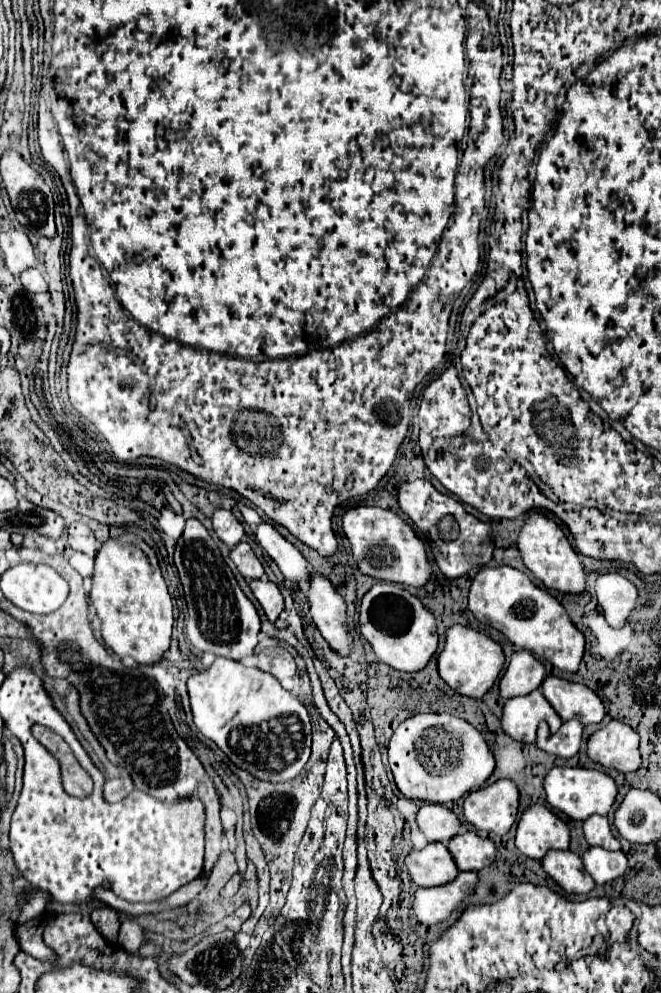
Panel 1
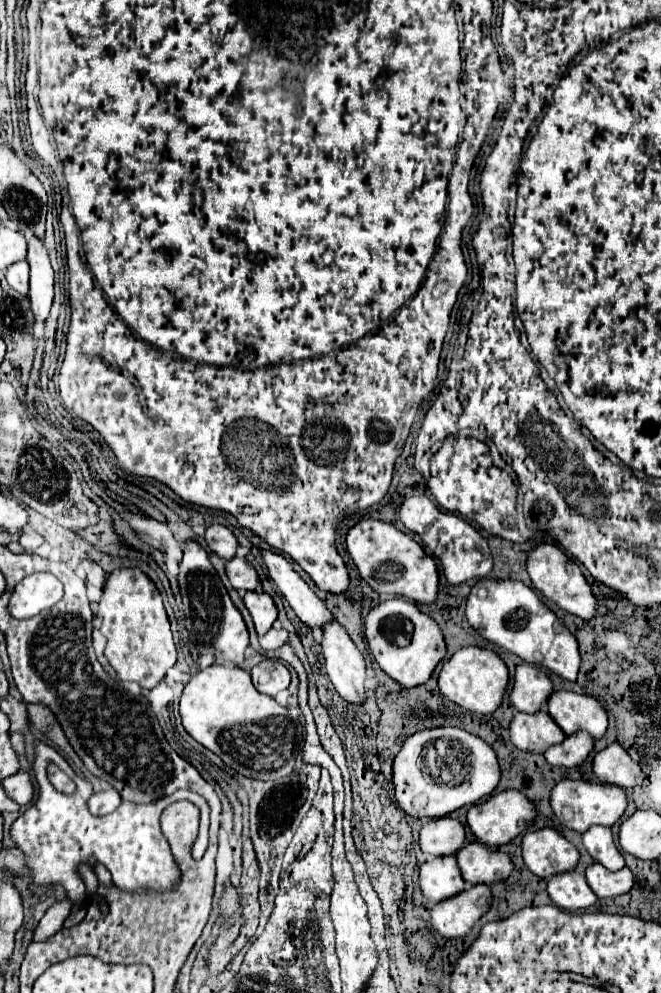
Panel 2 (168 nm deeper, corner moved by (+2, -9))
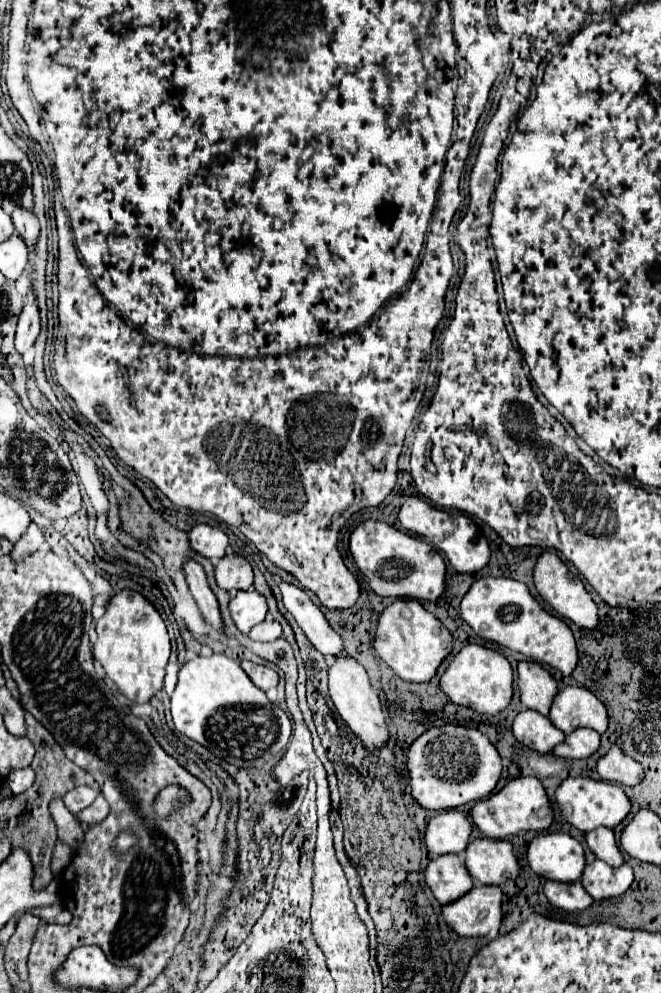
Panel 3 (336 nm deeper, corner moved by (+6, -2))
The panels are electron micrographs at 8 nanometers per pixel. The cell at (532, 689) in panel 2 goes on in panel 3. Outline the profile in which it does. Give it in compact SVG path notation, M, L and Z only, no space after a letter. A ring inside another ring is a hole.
M536 661L518 663L518 691L524 707L530 707L542 715L548 715L558 685L554 677Z

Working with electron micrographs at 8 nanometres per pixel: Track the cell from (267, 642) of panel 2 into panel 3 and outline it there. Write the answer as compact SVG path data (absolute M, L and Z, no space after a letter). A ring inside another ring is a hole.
M262 621L258 627L250 631L250 639L262 641L262 643L274 641L278 637L282 637L282 625L278 621Z

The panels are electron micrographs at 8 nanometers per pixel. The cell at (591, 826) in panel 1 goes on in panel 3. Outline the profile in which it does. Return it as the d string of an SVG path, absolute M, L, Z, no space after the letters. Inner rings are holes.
M596 827L592 831L586 833L586 843L590 847L590 851L606 861L610 867L620 867L624 863L624 857L616 845L614 839L614 831L610 827Z

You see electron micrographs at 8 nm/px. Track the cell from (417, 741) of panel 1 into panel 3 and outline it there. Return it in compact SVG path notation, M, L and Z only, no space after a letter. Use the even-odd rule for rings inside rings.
M462 725L432 727L408 749L408 785L414 801L424 809L454 809L488 797L502 773L500 755L484 733Z

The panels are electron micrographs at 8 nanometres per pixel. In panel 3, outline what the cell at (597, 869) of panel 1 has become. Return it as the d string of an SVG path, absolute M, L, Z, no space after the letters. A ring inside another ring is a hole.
M594 859L584 867L582 885L594 899L608 899L622 895L634 881L632 869L624 863L622 867L610 867L608 863Z

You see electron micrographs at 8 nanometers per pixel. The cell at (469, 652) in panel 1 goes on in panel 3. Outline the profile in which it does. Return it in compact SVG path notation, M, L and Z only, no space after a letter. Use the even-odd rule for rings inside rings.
M468 643L464 645L446 671L440 677L440 689L450 697L452 703L472 707L478 713L498 715L504 711L512 699L512 667L504 655L484 645Z

